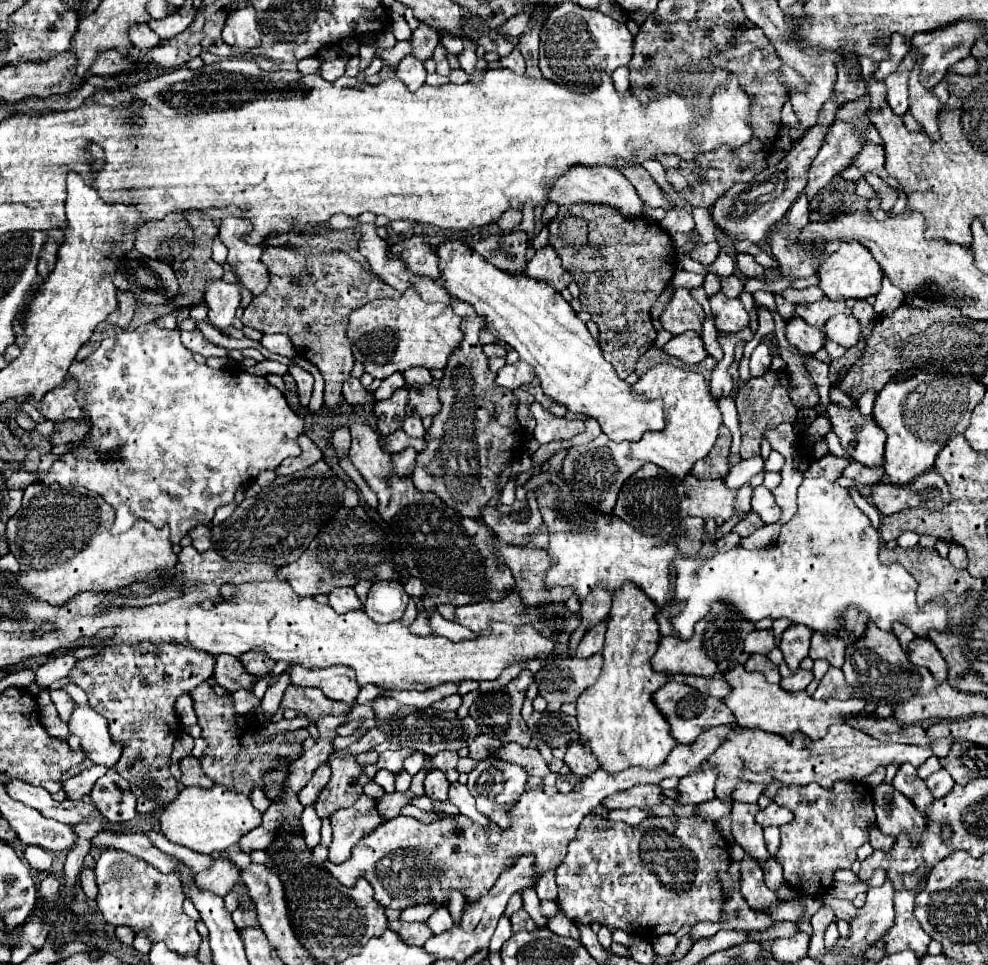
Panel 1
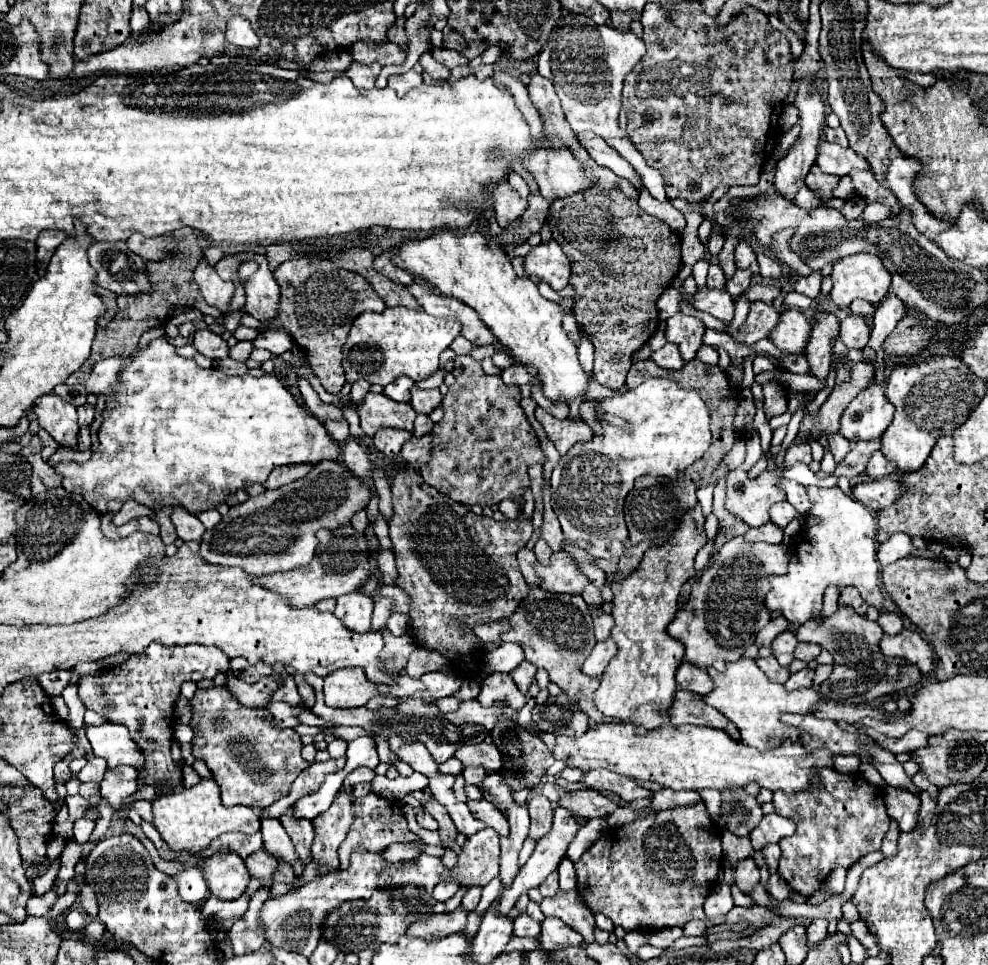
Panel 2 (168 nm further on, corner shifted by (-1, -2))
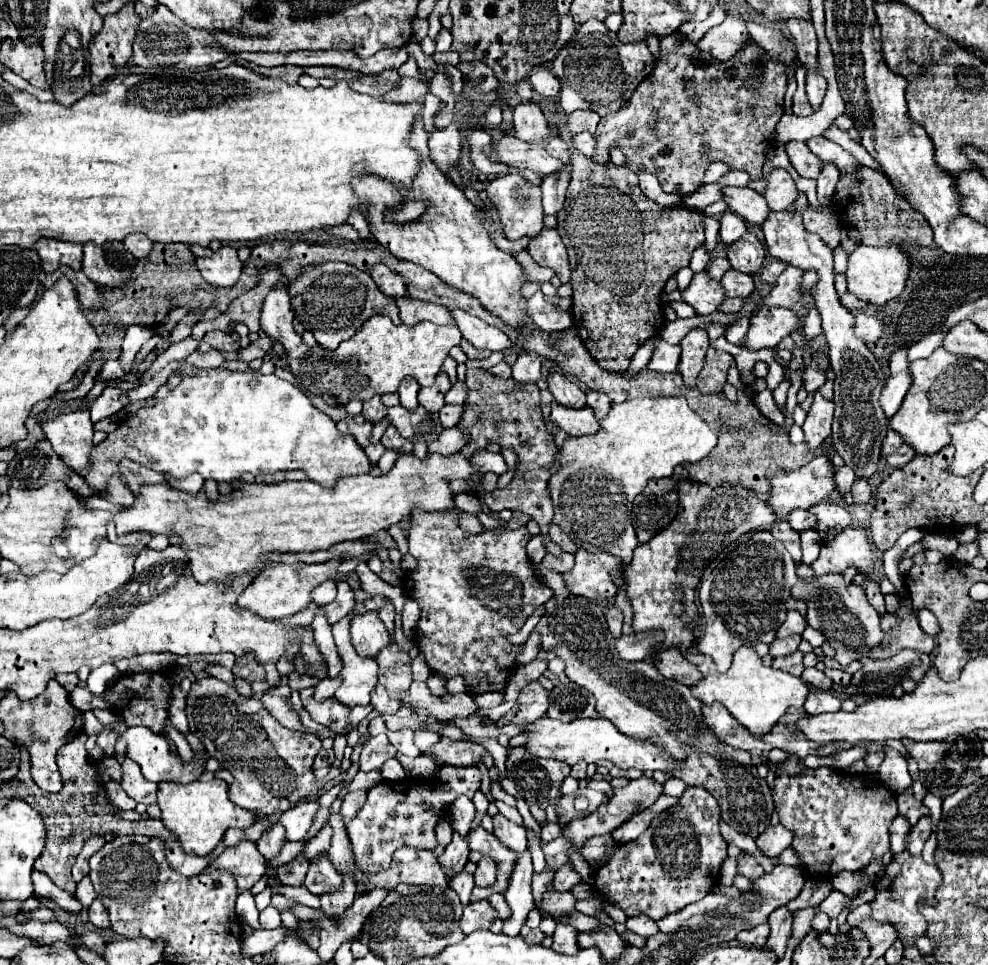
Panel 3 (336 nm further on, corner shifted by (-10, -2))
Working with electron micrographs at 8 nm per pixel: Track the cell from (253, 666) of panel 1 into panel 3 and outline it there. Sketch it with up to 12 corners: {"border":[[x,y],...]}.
{"border":[[255,655],[237,657],[233,673],[247,683],[265,681]]}

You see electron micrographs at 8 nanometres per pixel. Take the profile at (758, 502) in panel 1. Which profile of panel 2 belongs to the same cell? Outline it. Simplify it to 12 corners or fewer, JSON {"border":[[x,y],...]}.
{"border":[[788,501],[770,507],[770,517],[780,529],[794,521],[798,511]]}

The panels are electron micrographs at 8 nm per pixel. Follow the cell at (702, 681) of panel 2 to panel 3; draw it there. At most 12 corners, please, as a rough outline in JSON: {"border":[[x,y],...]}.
{"border":[[681,649],[663,651],[663,675],[693,687],[703,673],[685,659]]}

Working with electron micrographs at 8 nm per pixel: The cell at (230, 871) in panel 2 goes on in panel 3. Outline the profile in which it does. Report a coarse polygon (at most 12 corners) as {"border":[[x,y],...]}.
{"border":[[253,841],[227,847],[205,871],[229,871],[243,893],[267,873]]}

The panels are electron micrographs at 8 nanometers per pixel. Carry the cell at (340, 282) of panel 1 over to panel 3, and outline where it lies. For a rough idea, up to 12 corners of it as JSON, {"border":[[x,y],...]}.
{"border":[[303,267],[289,293],[317,343],[337,349],[375,313],[401,323],[367,271]]}

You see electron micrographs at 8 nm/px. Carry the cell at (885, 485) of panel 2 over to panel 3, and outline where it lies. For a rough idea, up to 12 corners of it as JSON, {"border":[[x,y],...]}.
{"border":[[855,479],[851,493],[855,503],[873,499],[871,485]]}

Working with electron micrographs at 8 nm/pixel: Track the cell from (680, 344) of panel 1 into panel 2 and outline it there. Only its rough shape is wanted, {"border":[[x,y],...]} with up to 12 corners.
{"border":[[672,343],[650,355],[664,369],[680,369],[684,365],[678,347]]}

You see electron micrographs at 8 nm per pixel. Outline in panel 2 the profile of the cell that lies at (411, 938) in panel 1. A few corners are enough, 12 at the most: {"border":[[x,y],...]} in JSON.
{"border":[[468,909],[424,915],[410,937],[438,939],[462,931]]}

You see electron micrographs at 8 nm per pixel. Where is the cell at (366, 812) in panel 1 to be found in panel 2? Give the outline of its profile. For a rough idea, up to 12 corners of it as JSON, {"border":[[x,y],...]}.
{"border":[[368,793],[354,801],[354,823],[338,849],[380,853],[416,841],[394,799]]}

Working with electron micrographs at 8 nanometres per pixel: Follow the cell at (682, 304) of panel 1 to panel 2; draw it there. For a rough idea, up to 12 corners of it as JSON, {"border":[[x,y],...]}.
{"border":[[676,313],[666,321],[666,339],[692,361],[706,329],[700,319]]}

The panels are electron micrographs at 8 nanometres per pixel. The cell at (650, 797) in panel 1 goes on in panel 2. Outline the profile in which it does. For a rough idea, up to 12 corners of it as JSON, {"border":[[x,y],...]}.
{"border":[[594,789],[568,793],[558,805],[584,819],[606,817],[618,807]]}

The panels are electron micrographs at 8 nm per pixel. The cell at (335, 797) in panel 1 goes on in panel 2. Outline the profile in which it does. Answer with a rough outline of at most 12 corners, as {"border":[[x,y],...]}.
{"border":[[352,793],[336,795],[314,823],[318,875],[338,871],[338,847],[350,831]]}

